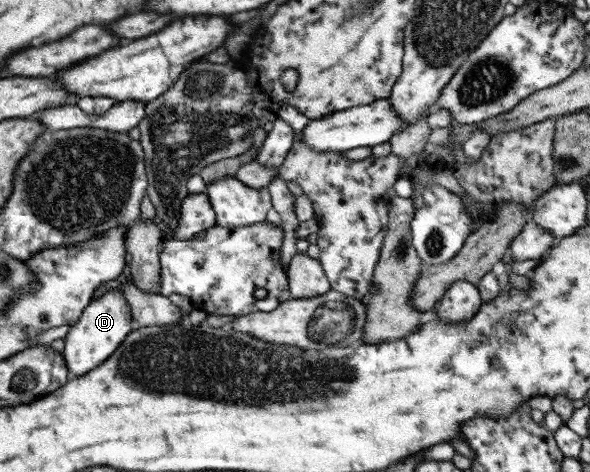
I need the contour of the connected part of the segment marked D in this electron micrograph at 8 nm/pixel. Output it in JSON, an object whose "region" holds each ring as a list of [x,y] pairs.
{"region":[[[110,289],[103,296],[91,299],[75,325],[69,328],[64,337],[62,351],[69,378],[85,375],[100,366],[123,343],[123,340],[135,329],[132,311],[128,299],[120,289]]]}

